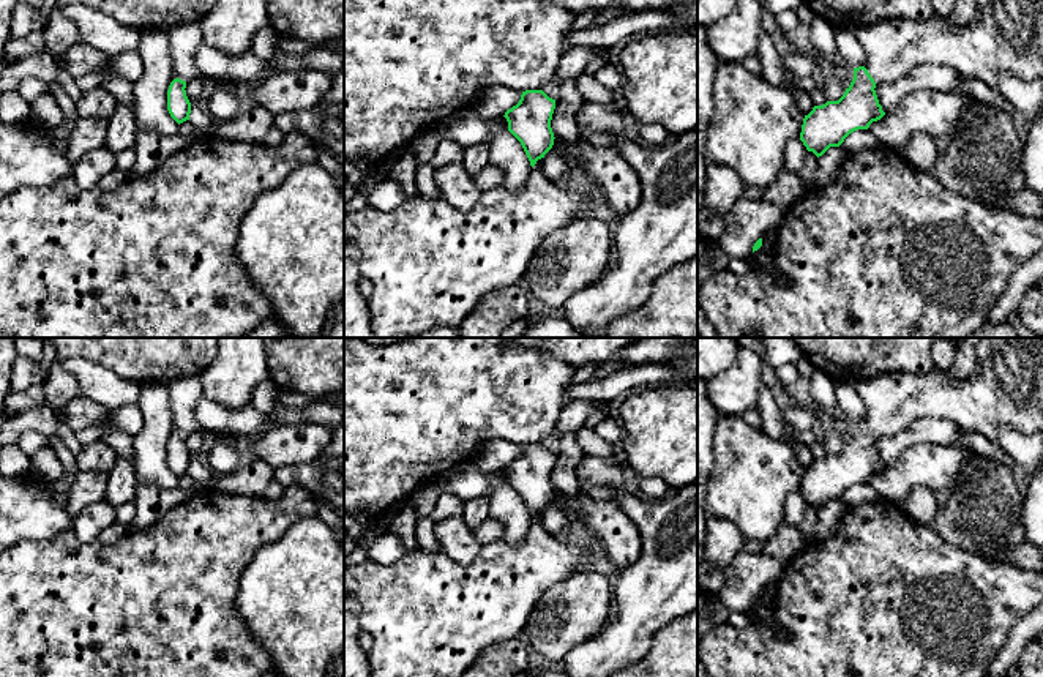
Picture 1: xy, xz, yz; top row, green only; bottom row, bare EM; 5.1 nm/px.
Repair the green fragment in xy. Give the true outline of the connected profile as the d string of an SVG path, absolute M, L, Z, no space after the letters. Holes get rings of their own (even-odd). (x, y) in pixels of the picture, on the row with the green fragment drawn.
M199 22L180 24L167 28L167 33L172 50L172 82L167 90L167 110L180 125L189 120L191 114L191 103L185 90L189 80L199 79L202 82L211 80L215 84L232 84L235 80L229 76L211 77L197 68L196 54L202 43Z

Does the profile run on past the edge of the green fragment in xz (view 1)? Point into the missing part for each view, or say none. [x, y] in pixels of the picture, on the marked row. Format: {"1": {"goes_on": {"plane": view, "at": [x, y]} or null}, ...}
{"1": {"goes_on": null}}

